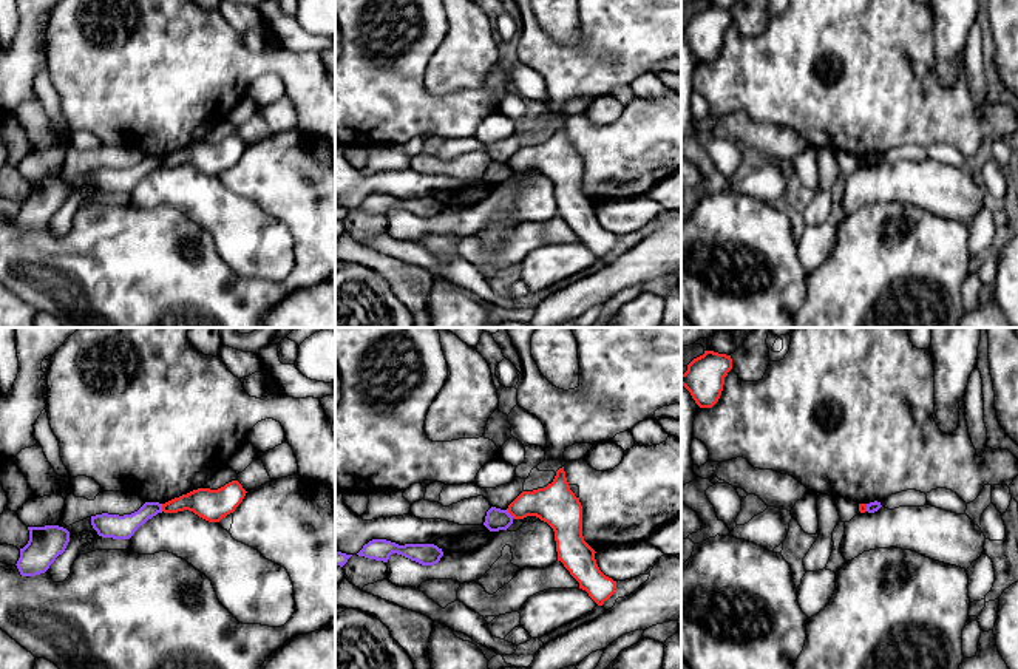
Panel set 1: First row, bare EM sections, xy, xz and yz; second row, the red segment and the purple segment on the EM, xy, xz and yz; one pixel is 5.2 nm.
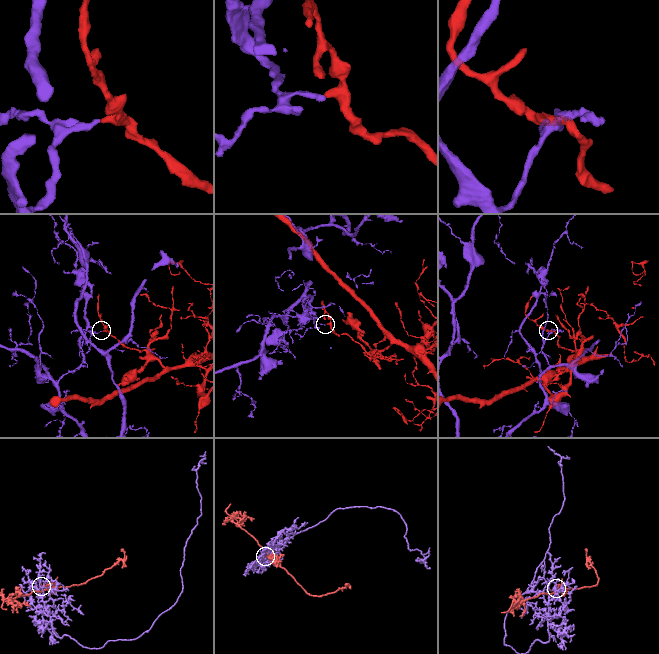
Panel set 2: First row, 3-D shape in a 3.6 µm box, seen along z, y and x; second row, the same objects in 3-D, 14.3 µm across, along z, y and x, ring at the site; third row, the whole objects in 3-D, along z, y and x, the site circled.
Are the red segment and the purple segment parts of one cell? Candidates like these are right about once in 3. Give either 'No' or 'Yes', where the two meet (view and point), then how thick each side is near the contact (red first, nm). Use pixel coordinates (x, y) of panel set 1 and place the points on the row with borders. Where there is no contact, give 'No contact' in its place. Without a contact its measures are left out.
No. Touches red at xz (508, 512). Thickness 220 nm (red) against 120 nm

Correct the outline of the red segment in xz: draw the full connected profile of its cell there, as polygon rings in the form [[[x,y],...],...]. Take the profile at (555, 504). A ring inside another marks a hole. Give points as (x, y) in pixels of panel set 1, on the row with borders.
[[[564,467],[551,484],[533,491],[522,491],[510,505],[513,519],[536,516],[555,531],[558,561],[579,582],[579,589],[602,606],[616,589],[616,581],[606,576],[595,559],[595,550],[582,536],[582,505],[570,490]]]

